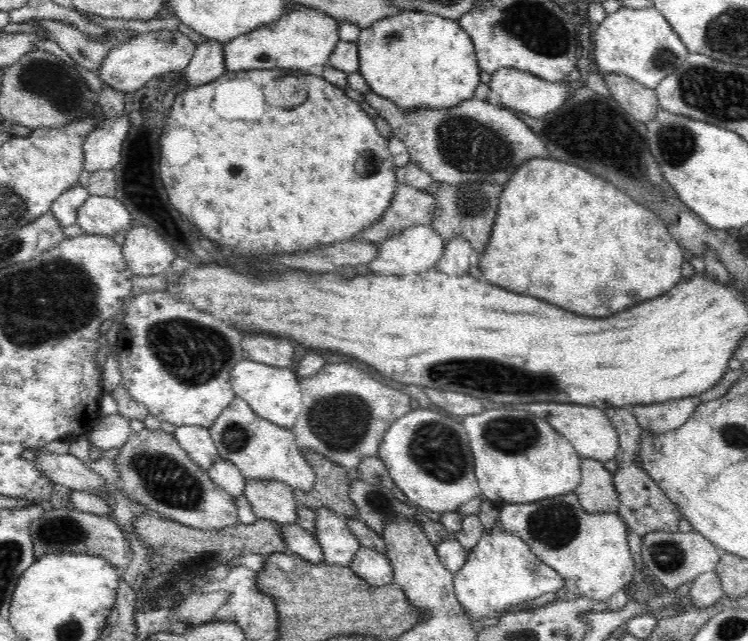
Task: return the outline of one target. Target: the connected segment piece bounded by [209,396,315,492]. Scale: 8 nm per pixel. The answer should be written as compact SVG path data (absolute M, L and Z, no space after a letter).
M235 396L209 431L216 445L218 456L234 463L244 478L282 481L289 487L304 492L314 488L314 469L296 445L294 431L257 416L243 398Z

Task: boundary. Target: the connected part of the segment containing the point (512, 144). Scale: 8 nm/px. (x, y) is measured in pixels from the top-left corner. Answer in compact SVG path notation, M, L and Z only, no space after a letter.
M374 91L363 94L363 100L375 108L382 118L390 124L393 134L404 142L409 152L409 157L422 170L425 170L434 181L446 184L460 184L463 182L488 182L504 186L516 172L519 164L525 163L531 158L549 157L545 142L510 109L490 103L488 100L482 101L476 97L463 100L459 106L450 109L414 109L404 111L402 107L392 103L374 93Z

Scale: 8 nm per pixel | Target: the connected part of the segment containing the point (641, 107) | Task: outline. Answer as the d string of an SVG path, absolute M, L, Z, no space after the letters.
M612 73L603 76L610 96L636 120L649 123L657 113L659 105L655 89L646 88L628 76Z

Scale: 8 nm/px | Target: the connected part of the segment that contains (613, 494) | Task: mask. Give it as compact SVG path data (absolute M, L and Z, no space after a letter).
M584 459L581 462L581 479L575 493L588 513L616 513L619 509L619 494L612 473L602 461Z

